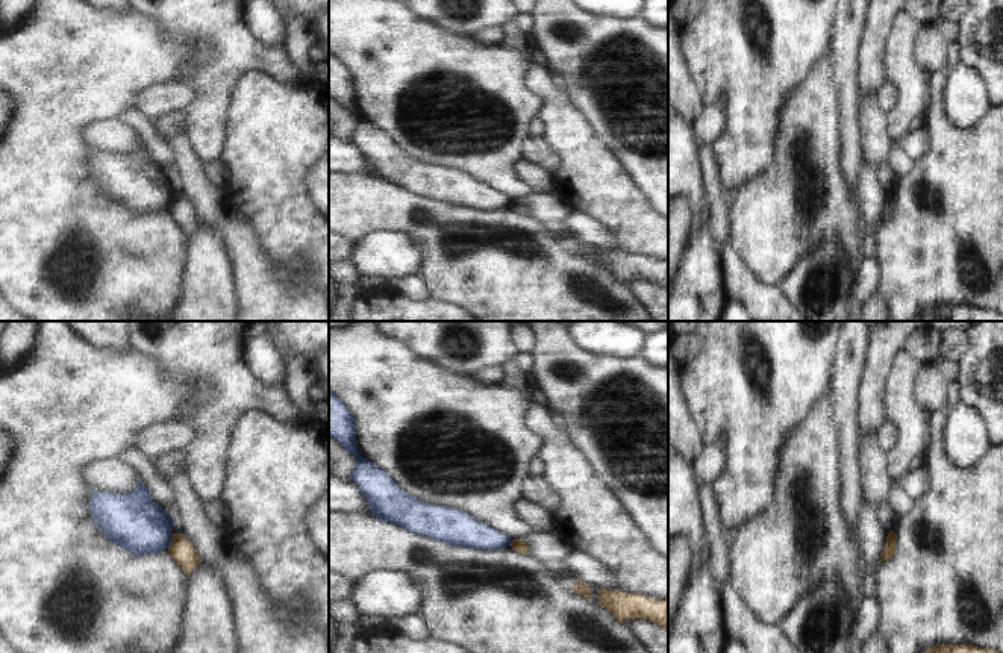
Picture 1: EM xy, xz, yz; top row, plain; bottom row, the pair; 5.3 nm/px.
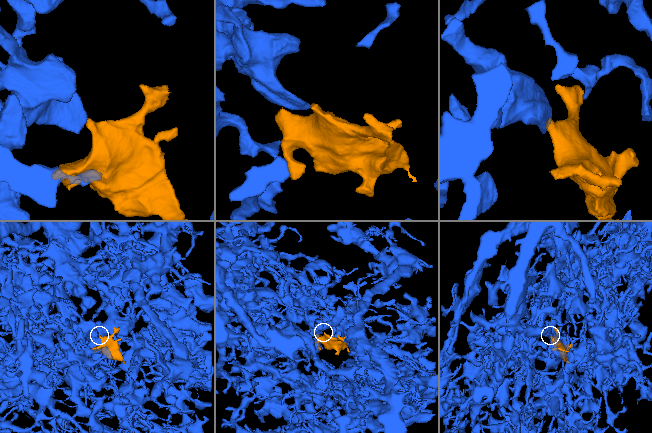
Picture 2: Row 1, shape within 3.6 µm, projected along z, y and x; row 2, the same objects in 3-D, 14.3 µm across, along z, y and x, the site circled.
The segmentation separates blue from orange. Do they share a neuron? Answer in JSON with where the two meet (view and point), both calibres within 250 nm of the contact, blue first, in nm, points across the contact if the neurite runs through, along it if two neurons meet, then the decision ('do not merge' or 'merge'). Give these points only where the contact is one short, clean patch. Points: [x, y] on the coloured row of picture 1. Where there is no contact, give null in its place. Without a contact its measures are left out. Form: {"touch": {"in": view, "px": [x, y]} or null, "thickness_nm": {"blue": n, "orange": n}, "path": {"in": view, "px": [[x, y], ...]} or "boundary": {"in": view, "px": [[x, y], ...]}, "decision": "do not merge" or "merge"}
{"touch": {"in": "xy", "px": [170, 541]}, "thickness_nm": {"blue": 300, "orange": 130}, "boundary": {"in": "xy", "px": [[173, 534], [167, 547]]}, "decision": "do not merge"}

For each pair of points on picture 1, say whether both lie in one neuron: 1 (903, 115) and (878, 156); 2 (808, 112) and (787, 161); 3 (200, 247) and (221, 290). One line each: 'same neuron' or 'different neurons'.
1: different neurons
2: same neuron
3: same neuron

